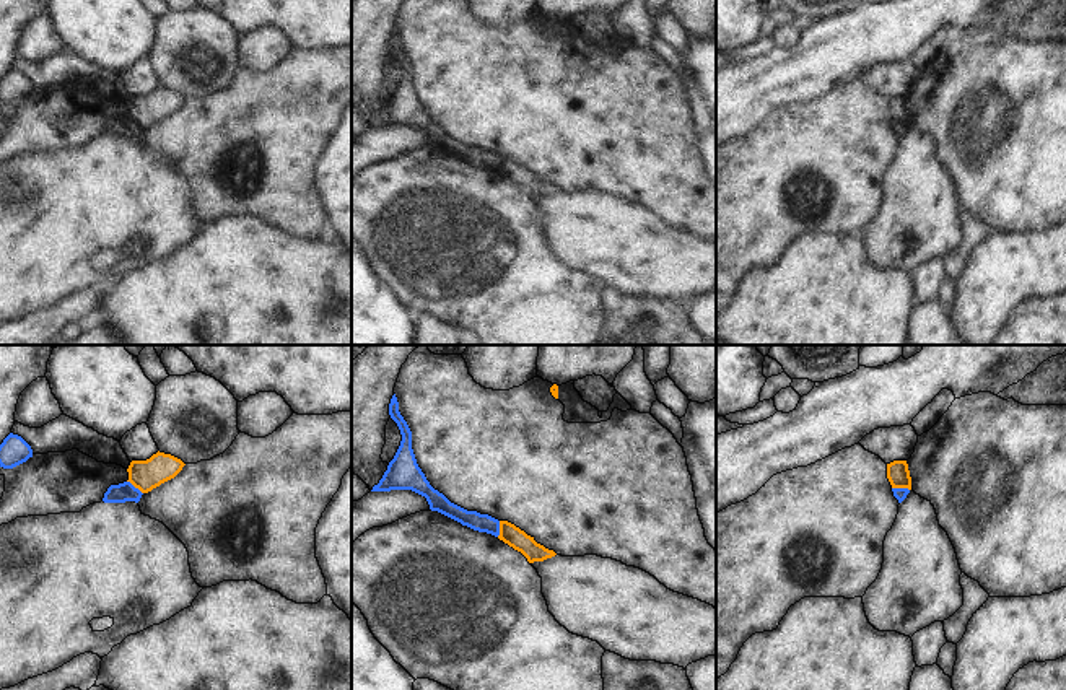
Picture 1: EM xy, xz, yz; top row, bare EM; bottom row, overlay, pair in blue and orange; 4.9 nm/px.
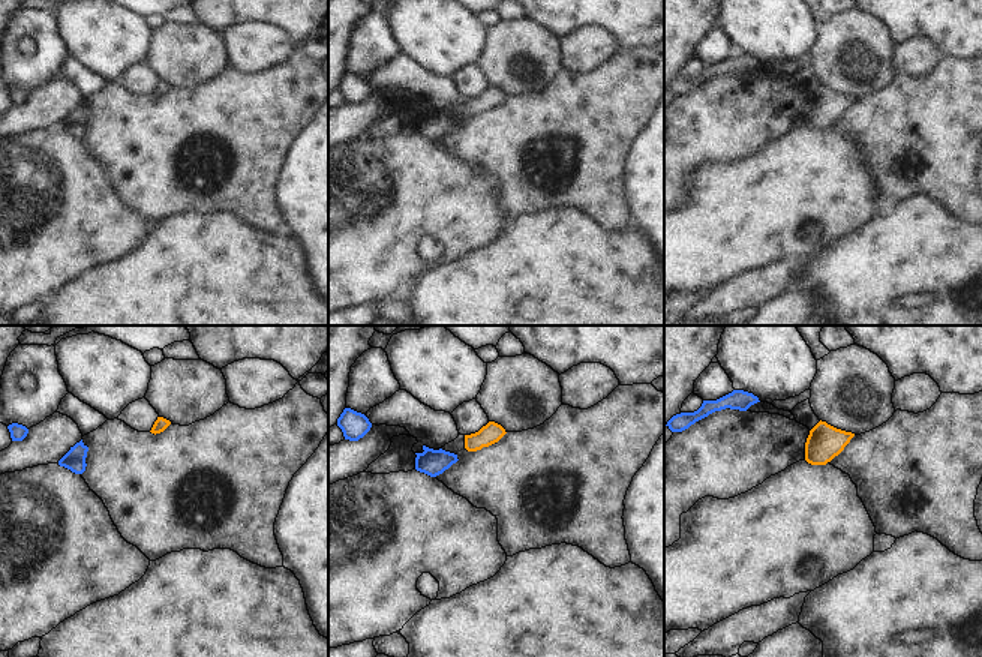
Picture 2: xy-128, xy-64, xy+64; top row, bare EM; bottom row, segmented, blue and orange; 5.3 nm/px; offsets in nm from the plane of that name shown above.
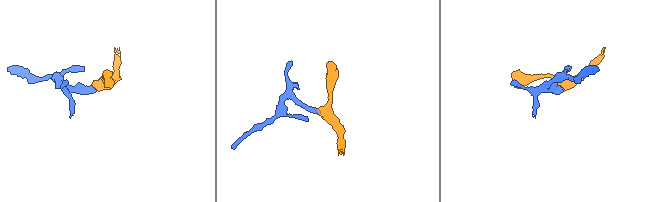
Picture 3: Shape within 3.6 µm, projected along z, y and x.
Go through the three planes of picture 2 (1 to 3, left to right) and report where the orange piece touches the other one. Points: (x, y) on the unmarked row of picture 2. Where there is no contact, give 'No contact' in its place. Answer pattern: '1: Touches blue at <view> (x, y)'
1: No contact
2: No contact
3: No contact.

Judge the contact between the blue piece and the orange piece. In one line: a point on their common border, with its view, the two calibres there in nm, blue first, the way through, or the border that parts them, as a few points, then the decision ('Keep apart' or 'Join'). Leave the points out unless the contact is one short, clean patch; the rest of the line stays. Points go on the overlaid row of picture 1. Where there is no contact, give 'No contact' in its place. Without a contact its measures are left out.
Touches blue at yz (900, 489). Thickness 60 nm (blue) against 110 nm. Boundary: yz (892, 487), (905, 487), (908, 490). Keep apart.

